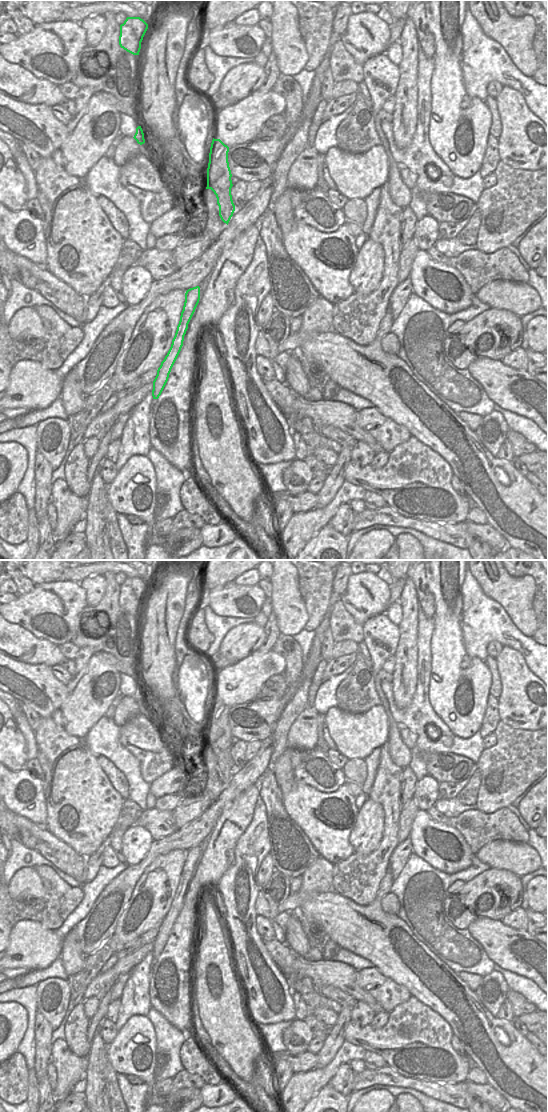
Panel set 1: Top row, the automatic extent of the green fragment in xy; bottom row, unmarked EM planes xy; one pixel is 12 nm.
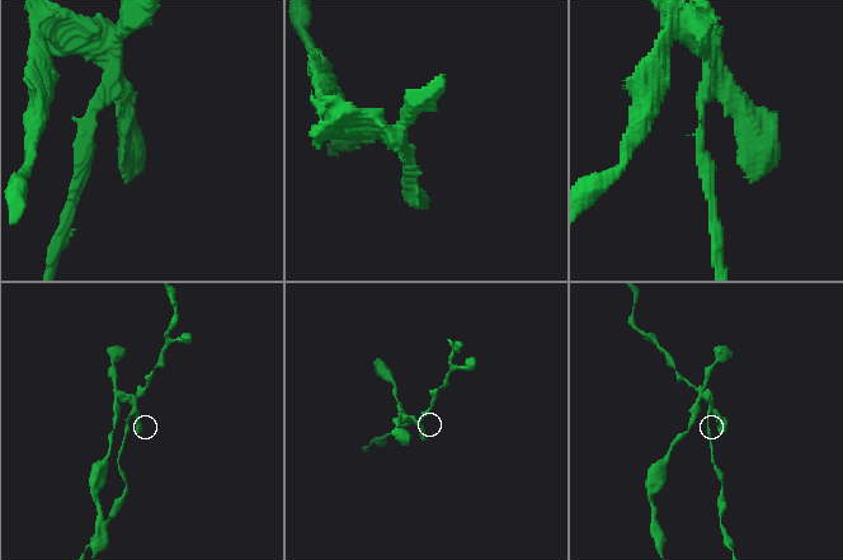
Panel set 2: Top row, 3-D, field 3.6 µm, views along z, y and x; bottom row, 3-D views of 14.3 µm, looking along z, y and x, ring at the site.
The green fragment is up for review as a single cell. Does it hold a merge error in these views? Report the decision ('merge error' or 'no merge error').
merge error

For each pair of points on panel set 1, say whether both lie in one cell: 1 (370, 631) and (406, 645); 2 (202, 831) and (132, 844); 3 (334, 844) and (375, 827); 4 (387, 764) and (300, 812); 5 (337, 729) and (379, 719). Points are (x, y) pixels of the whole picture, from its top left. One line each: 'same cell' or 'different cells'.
1: different cells
2: different cells
3: different cells
4: different cells
5: same cell

